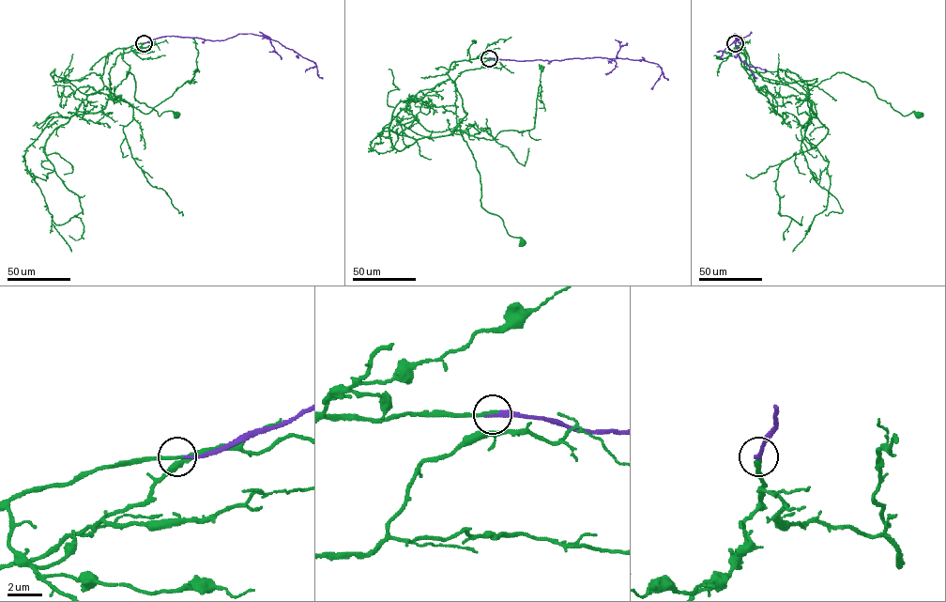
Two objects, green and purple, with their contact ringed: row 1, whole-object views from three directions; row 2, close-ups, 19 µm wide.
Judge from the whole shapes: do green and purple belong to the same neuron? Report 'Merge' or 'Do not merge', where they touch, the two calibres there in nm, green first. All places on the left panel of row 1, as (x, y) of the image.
Merge. Place: (144, 43). Thickness 200 nm (green) against 240 nm

